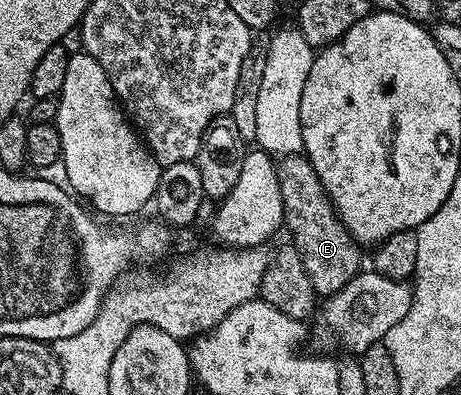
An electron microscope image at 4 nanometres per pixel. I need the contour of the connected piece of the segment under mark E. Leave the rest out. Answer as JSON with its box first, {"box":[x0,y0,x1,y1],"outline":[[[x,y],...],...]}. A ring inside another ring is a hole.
{"box":[276,154,361,296],"outline":[[[285,154],[276,162],[278,188],[282,188],[282,204],[284,205],[284,226],[292,233],[291,245],[296,247],[298,256],[302,256],[302,264],[306,264],[306,272],[310,276],[310,284],[314,284],[317,295],[327,296],[346,288],[354,276],[361,273],[361,243],[352,237],[352,233],[342,224],[336,207],[328,199],[324,186],[318,180],[314,168],[308,163],[307,157],[300,154]]]}

